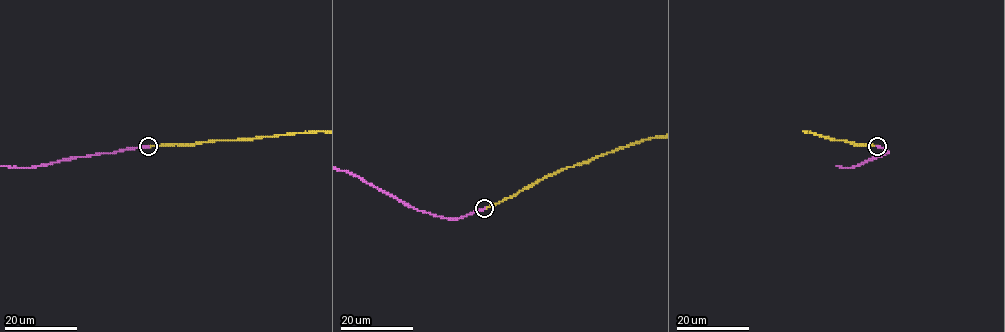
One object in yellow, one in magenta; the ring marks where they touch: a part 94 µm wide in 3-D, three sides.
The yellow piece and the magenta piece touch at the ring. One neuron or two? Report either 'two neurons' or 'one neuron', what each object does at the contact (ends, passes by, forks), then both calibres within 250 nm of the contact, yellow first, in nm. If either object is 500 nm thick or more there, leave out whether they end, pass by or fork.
two neurons; yellow ends; magenta ends; calibres 200 and 460 nm

